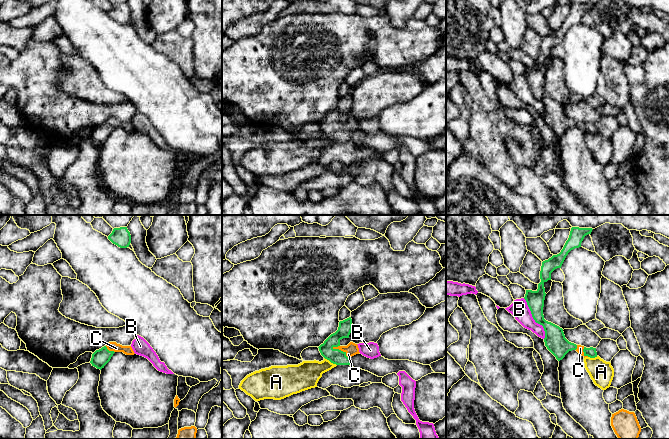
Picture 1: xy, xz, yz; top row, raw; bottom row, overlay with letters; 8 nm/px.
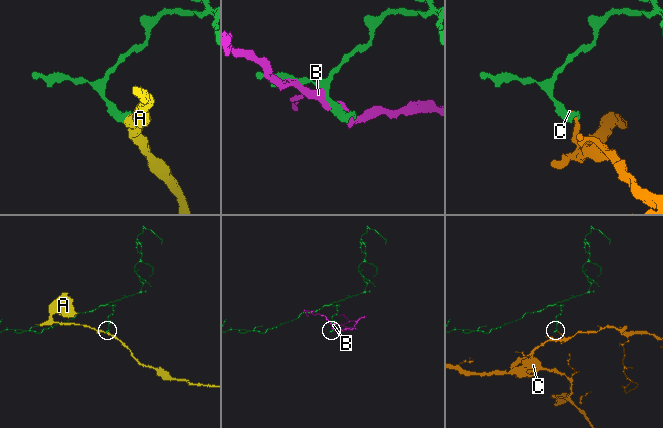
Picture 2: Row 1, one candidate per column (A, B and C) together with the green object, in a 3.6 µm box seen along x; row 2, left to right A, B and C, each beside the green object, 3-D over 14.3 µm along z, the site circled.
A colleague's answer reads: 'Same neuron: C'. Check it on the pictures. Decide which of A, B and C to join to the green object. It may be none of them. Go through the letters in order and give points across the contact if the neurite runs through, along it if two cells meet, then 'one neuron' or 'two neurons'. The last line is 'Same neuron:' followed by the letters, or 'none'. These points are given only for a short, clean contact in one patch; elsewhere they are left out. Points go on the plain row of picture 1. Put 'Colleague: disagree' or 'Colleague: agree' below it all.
A: border along xz (324, 133), (336, 141); two neurons
B: two neurons
C: runs through xz (335, 132), (342, 127), (349, 127), (351, 125); one neuron
Same neuron: C
Colleague: agree

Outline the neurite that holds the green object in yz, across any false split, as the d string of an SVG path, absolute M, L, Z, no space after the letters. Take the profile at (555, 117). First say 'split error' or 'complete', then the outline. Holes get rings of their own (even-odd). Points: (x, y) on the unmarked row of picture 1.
split error | M572 3L569 14L561 28L542 38L540 47L541 58L538 60L538 65L536 67L526 66L524 73L533 95L536 99L542 101L544 104L545 122L558 137L562 136L565 131L572 126L576 126L584 134L597 133L596 124L586 124L584 122L569 118L565 114L563 105L551 98L546 97L543 91L544 76L546 72L544 59L548 56L551 56L551 49L555 45L561 44L566 32L571 26L581 23L584 13L588 10L591 10L592 6L592 4Z

